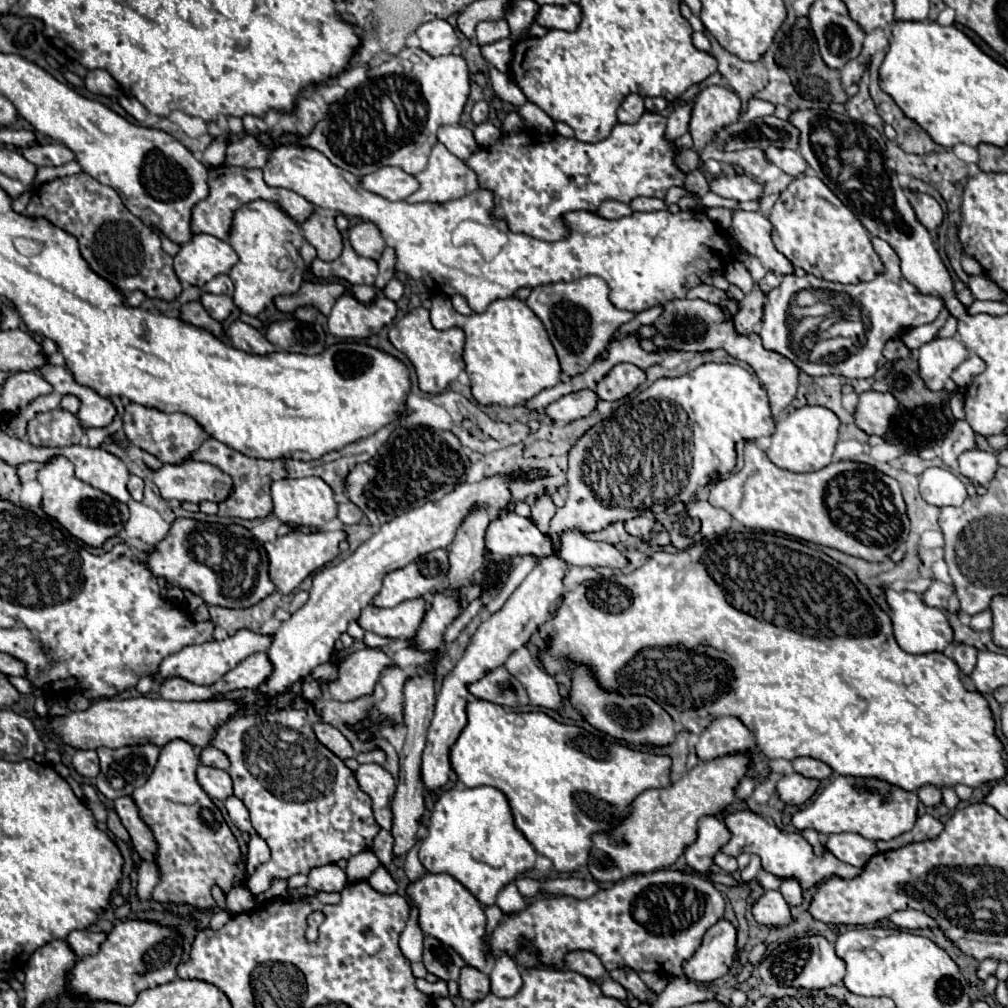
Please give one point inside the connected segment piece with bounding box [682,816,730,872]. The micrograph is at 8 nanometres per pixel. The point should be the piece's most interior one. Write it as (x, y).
(712, 834)

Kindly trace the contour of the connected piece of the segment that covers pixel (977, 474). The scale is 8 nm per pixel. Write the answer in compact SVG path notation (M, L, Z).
M968 450L960 456L960 472L976 484L988 486L994 478L996 470L1000 468L996 452L982 452L982 450Z

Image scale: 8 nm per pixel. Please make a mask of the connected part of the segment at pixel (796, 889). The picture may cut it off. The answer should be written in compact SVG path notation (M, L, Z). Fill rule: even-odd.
M794 878L784 880L782 886L780 886L780 892L782 892L784 900L786 900L788 904L792 904L792 906L796 906L796 904L802 902L802 888L800 888L800 884L798 884Z

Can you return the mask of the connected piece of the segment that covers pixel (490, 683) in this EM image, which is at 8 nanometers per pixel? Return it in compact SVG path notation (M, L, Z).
M498 666L490 670L480 680L468 684L468 690L472 696L480 700L488 700L506 708L522 708L528 706L528 694L524 686L512 676L506 666Z

